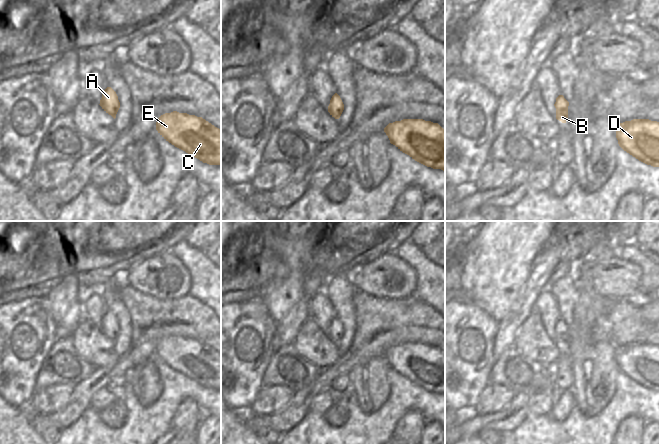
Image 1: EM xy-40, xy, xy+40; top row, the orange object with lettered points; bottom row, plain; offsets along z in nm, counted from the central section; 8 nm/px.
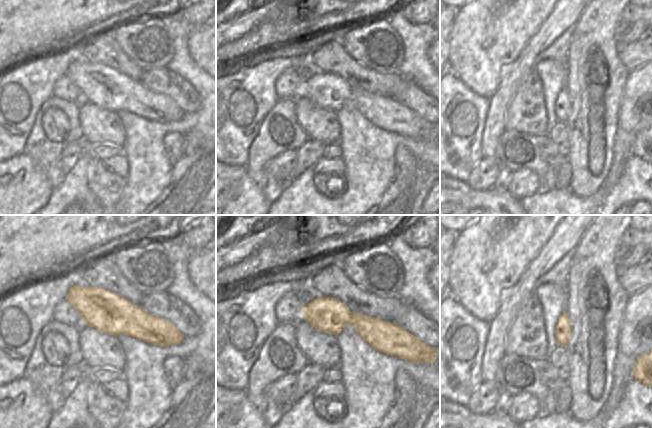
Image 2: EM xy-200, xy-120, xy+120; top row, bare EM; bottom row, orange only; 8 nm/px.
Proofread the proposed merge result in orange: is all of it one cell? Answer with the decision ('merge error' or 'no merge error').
no merge error

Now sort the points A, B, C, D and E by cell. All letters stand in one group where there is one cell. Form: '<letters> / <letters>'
A B C D E

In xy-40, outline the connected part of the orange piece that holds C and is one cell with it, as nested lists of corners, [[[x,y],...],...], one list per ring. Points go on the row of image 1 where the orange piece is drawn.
[[[173,111],[161,115],[156,130],[169,143],[209,165],[221,165],[221,129],[202,117]]]

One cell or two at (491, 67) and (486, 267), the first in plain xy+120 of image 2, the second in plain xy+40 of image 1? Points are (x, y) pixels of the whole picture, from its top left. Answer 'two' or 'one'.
one

